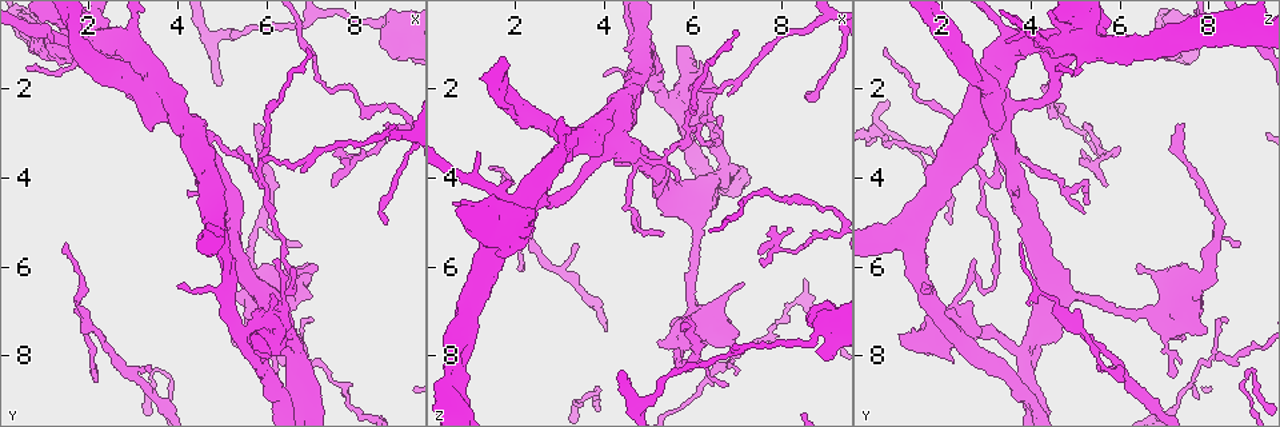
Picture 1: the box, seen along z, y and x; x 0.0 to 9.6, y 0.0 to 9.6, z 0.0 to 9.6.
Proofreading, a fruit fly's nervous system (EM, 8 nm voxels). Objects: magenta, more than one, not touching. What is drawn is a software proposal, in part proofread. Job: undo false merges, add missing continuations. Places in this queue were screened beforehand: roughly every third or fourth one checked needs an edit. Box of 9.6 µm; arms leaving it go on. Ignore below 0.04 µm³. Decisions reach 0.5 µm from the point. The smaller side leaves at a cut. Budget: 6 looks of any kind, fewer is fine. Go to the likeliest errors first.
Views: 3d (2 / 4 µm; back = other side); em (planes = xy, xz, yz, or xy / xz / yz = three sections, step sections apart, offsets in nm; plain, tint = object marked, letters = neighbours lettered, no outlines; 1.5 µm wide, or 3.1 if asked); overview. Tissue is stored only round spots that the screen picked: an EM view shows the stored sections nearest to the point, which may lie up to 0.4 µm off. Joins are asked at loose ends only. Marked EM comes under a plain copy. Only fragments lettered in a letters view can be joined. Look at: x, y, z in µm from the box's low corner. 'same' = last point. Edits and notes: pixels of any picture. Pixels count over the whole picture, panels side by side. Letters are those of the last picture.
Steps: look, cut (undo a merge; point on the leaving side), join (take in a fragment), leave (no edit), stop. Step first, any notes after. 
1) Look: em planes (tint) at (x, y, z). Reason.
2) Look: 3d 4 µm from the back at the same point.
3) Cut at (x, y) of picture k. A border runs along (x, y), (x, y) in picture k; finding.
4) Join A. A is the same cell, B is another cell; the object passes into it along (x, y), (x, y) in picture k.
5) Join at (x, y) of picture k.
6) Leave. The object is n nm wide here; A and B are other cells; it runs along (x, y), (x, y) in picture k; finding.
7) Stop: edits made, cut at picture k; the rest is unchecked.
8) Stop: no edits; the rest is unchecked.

Look: 3d 4 µm at (2.15, 8.65, 6.00). Branch stops here.

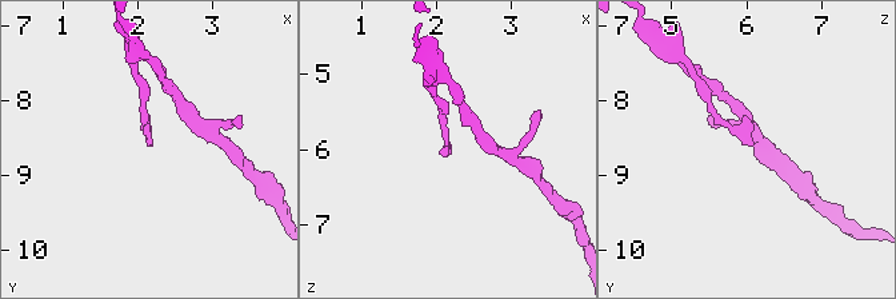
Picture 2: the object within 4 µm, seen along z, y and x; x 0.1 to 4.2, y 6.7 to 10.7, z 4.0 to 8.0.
Look: em planes (letters) at (2.10, 8.65, 6.05).

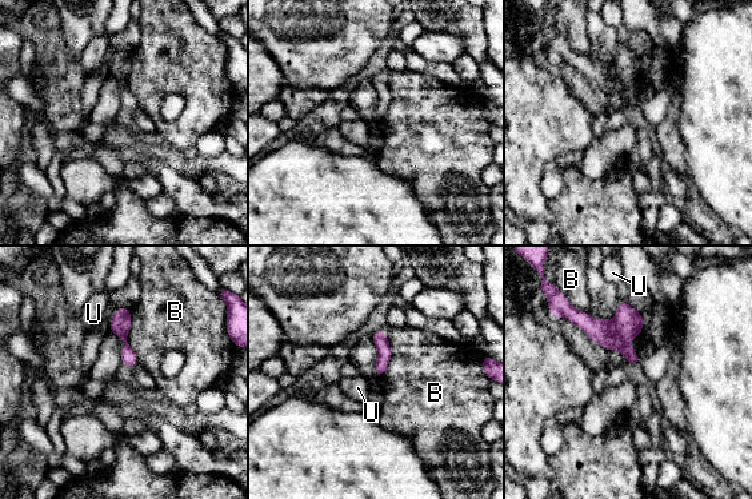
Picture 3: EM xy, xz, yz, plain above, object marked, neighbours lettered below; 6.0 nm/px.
Leave. B and U are other cells; a border runs along (130, 308), (127, 342), (139, 362) in picture 3; none of them fits.

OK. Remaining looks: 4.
Look: 3d 2 µm at (5.70, 7.65, 1.05). Thick end.

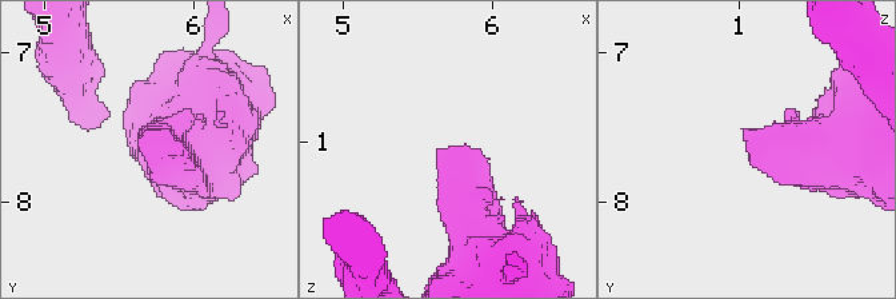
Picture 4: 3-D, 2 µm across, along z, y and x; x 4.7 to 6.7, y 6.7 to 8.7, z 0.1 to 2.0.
Look: em planes (letters) at (5.64, 7.62, 1.04). Shape alone is not enough.

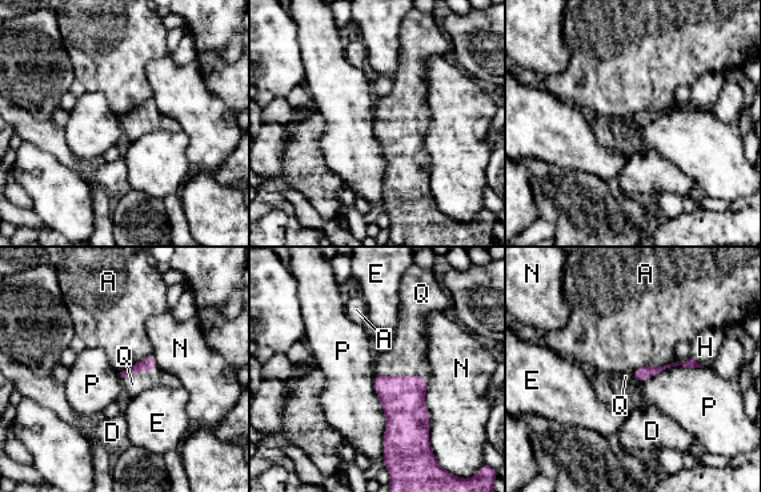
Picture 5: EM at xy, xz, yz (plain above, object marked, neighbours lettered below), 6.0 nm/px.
Join Q. Q is the same cell, A, D, E, H, N and P are other cells; the object passes into it along (403, 398), (399, 376), (405, 358) in picture 5; the neuron continues.

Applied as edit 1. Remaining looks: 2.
Look: em planes (letters) at (4.70, 4.85, 5.20). An open end.

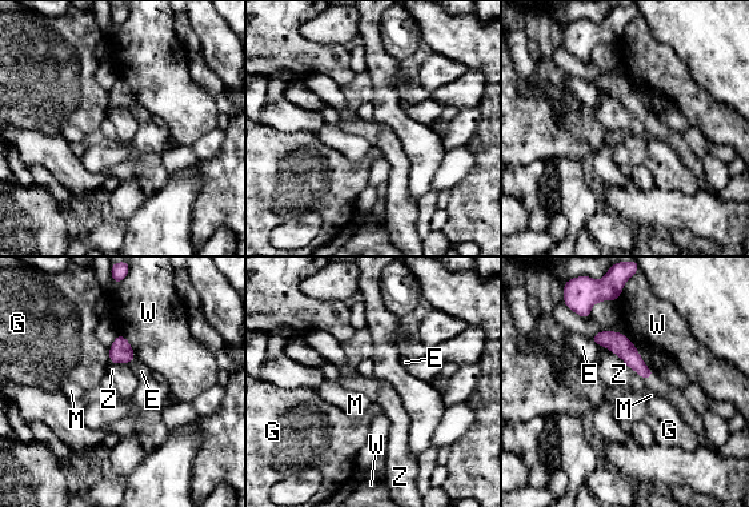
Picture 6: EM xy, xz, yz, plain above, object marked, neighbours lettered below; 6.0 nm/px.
Leave. The object is 90 nm wide here; E, G, M, W and Z are other cells; it runs along (596, 338), (616, 342), (648, 374) in picture 6; no lettered fragment goes on from it.

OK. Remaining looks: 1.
Stop: edits made, join at picture 5; the rest is unchecked.

